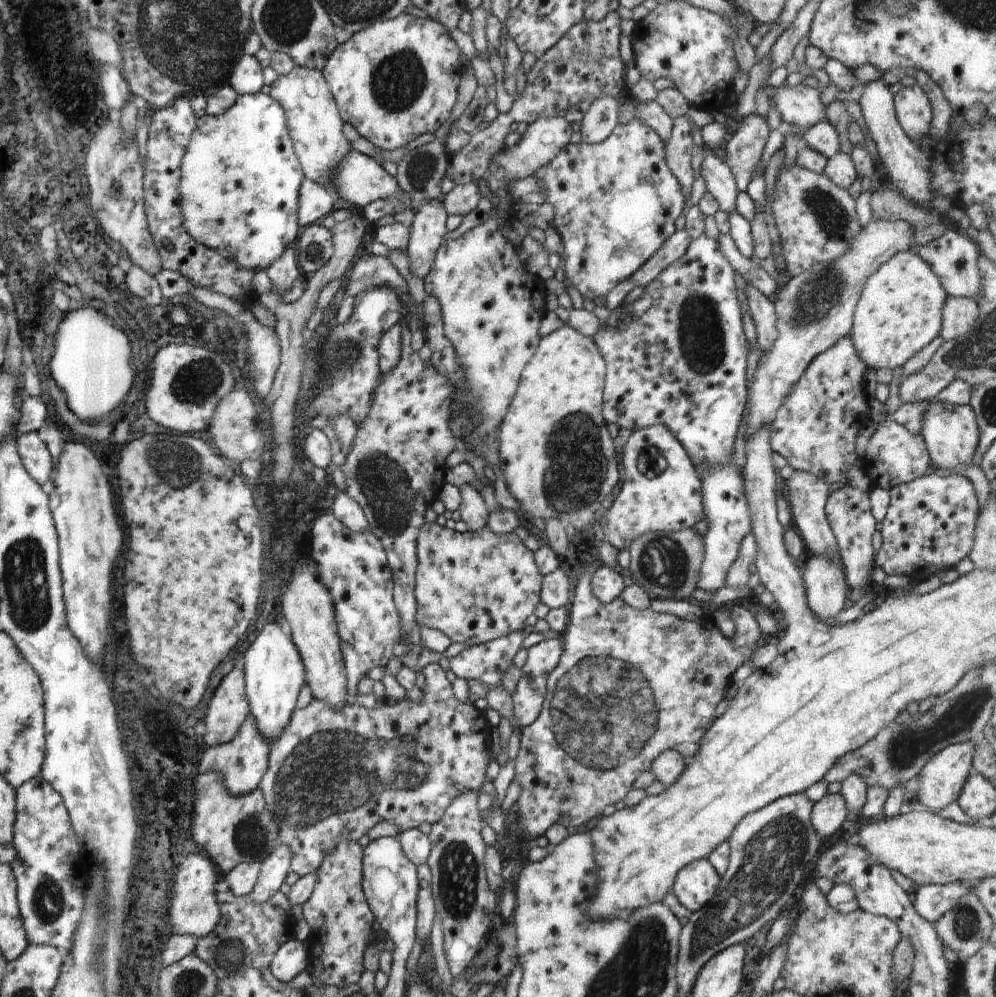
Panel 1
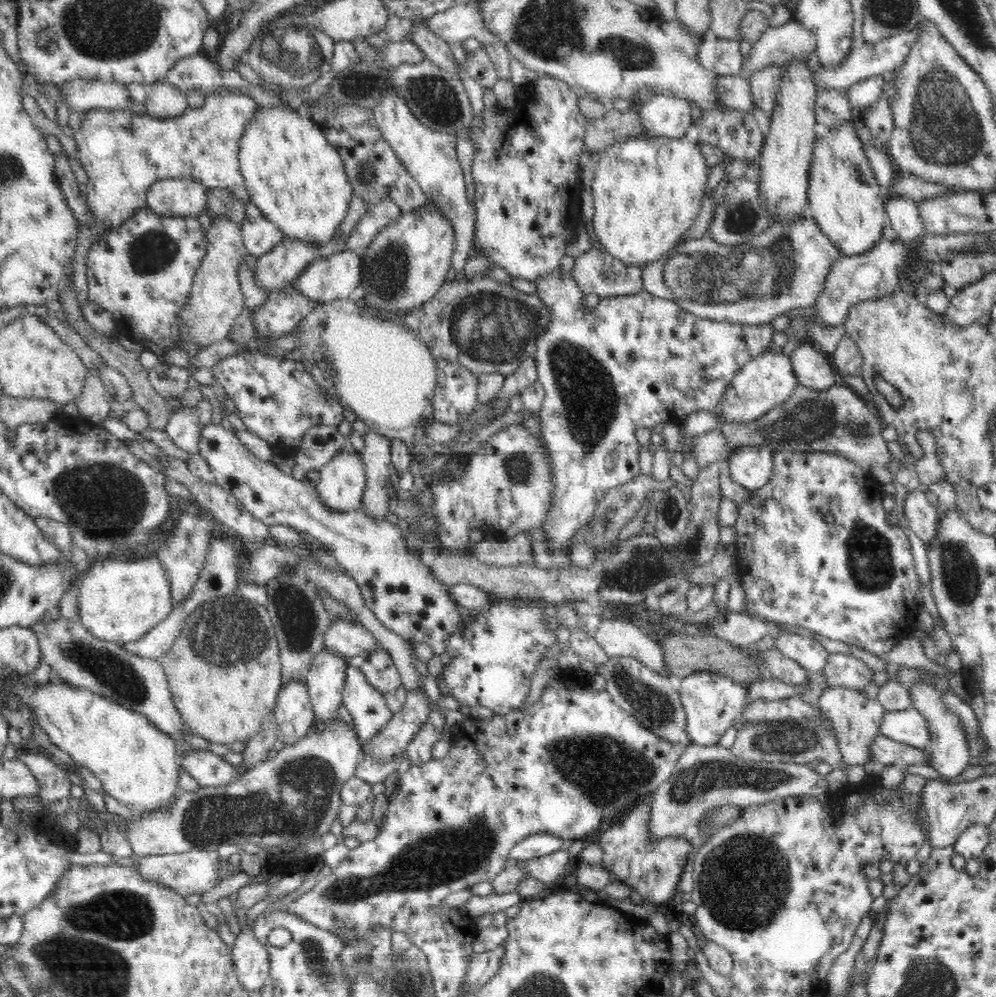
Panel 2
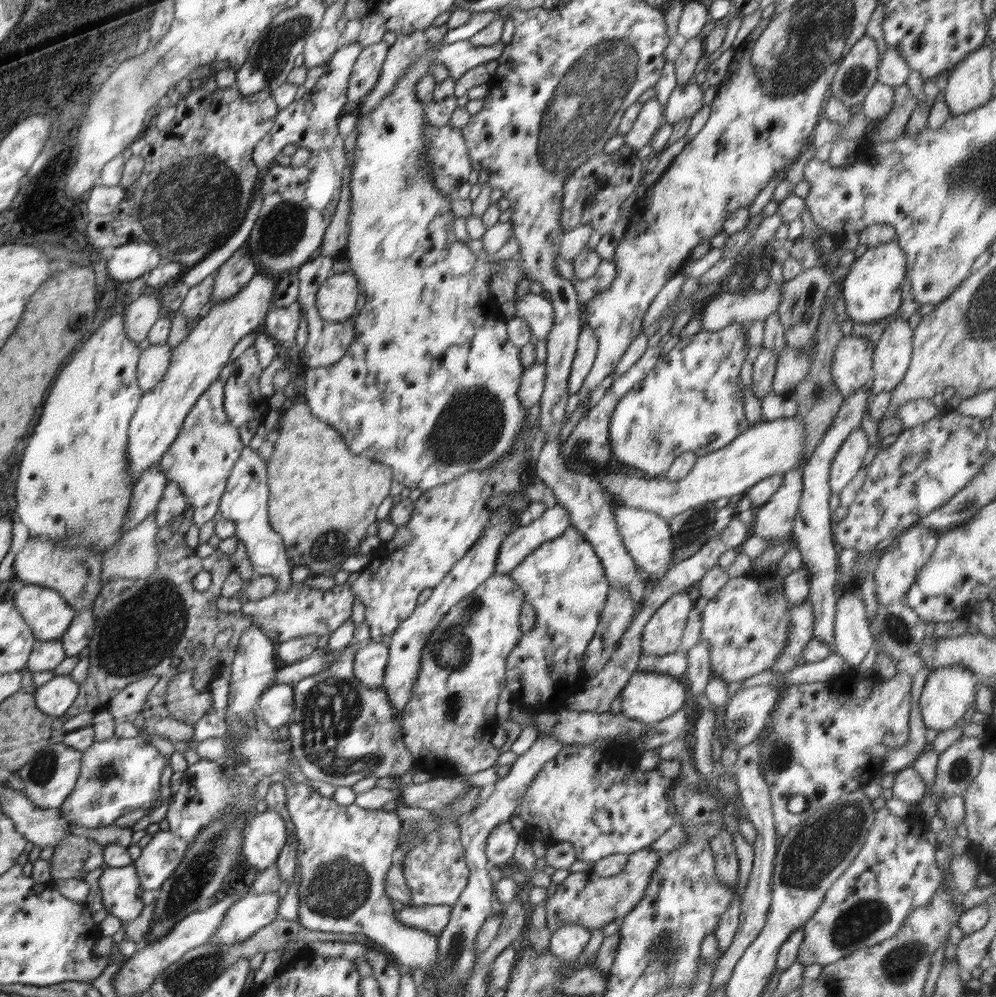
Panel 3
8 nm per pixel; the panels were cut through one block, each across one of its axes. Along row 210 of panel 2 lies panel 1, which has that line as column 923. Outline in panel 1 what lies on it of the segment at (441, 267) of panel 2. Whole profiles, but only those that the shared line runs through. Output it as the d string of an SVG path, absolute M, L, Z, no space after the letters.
M925 402L920 435L924 439L931 462L942 470L953 469L958 464L971 465L978 446L979 434L975 414L968 405L950 405L943 402Z

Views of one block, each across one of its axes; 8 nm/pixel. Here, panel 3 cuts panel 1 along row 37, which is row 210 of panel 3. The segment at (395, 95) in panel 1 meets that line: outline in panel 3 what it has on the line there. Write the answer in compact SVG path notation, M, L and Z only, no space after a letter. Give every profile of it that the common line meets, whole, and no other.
M502 7L474 13L462 26L448 30L441 44L433 46L427 54L416 60L416 63L413 63L407 69L404 77L396 84L394 90L382 99L380 105L376 106L371 114L361 116L362 120L357 129L358 136L352 160L352 180L350 180L350 189L352 189L351 210L348 216L350 232L347 247L341 255L350 260L350 272L354 273L358 284L361 285L360 289L365 293L366 302L355 320L355 335L350 346L348 346L348 350L346 350L346 354L336 364L307 369L304 372L306 374L306 384L301 390L300 399L310 407L310 413L324 421L324 423L332 425L334 429L338 429L342 439L346 441L348 449L354 455L362 455L389 466L393 472L392 478L394 482L402 483L406 488L418 488L422 492L438 485L448 484L460 475L470 471L482 471L482 469L494 465L496 461L500 461L500 457L504 457L512 449L516 437L520 433L524 433L524 429L526 429L524 428L524 425L526 425L524 424L524 419L526 419L528 410L520 404L520 398L518 398L518 389L520 389L520 381L525 369L520 358L520 348L508 340L506 320L504 318L500 319L500 316L496 315L496 304L492 304L493 294L492 290L490 290L490 282L488 282L488 280L492 279L494 265L500 263L500 261L493 260L491 257L478 258L466 243L458 241L458 238L454 235L453 224L455 216L452 214L450 196L440 194L434 187L430 168L428 168L428 160L426 160L426 144L424 144L424 138L422 138L422 130L425 123L425 113L423 112L425 106L416 99L414 93L416 82L432 69L431 60L433 60L433 55L442 45L460 40L469 40L472 36L478 34L478 31L486 28L488 24L496 20L499 17L500 10L502 10Z

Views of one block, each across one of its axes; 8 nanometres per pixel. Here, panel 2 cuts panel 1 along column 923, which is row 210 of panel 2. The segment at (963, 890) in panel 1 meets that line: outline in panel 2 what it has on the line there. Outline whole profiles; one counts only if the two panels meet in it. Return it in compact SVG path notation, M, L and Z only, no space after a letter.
M890 196L885 200L885 211L888 214L892 228L898 235L898 240L907 245L926 234L918 203L906 197Z

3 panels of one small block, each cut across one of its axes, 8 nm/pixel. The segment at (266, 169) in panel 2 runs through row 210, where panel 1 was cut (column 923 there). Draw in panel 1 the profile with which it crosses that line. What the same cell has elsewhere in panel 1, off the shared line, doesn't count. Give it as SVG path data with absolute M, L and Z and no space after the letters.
M912 249L896 253L868 277L860 293L849 333L855 351L875 371L902 366L939 335L947 296L939 276L924 259Z

